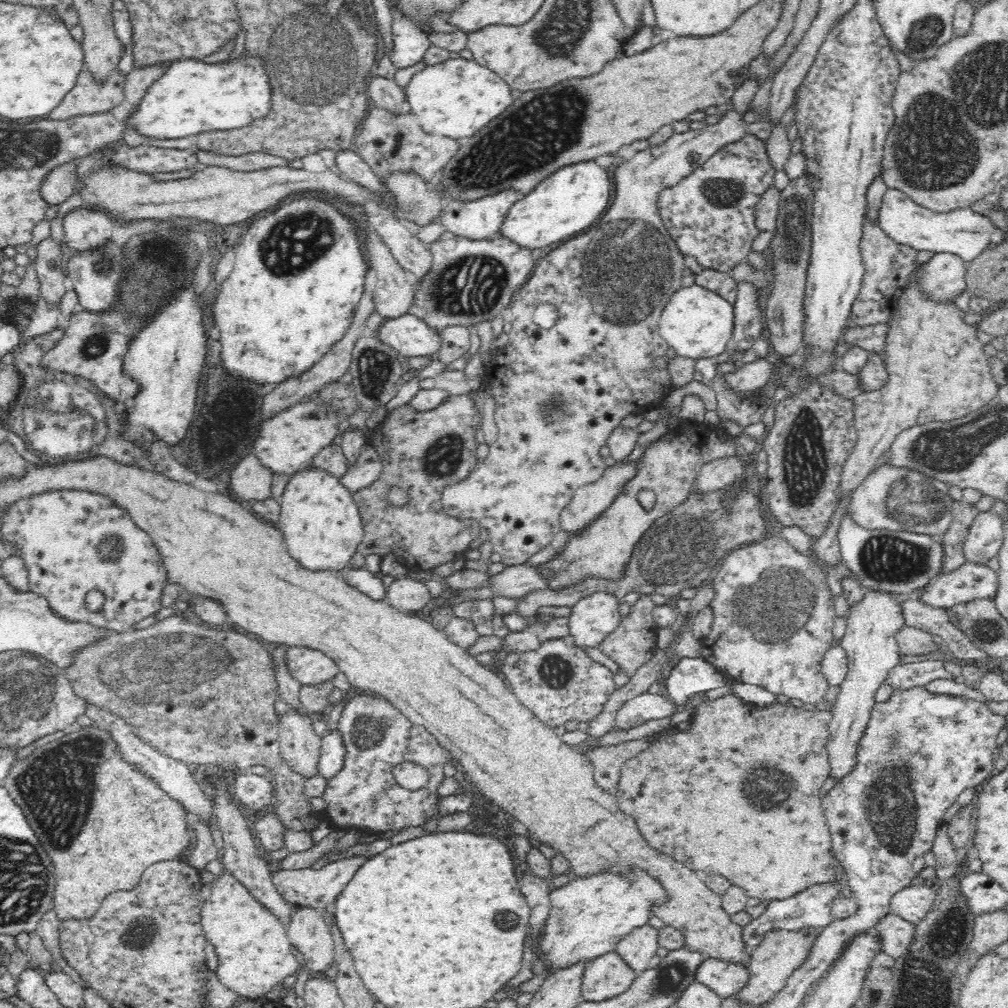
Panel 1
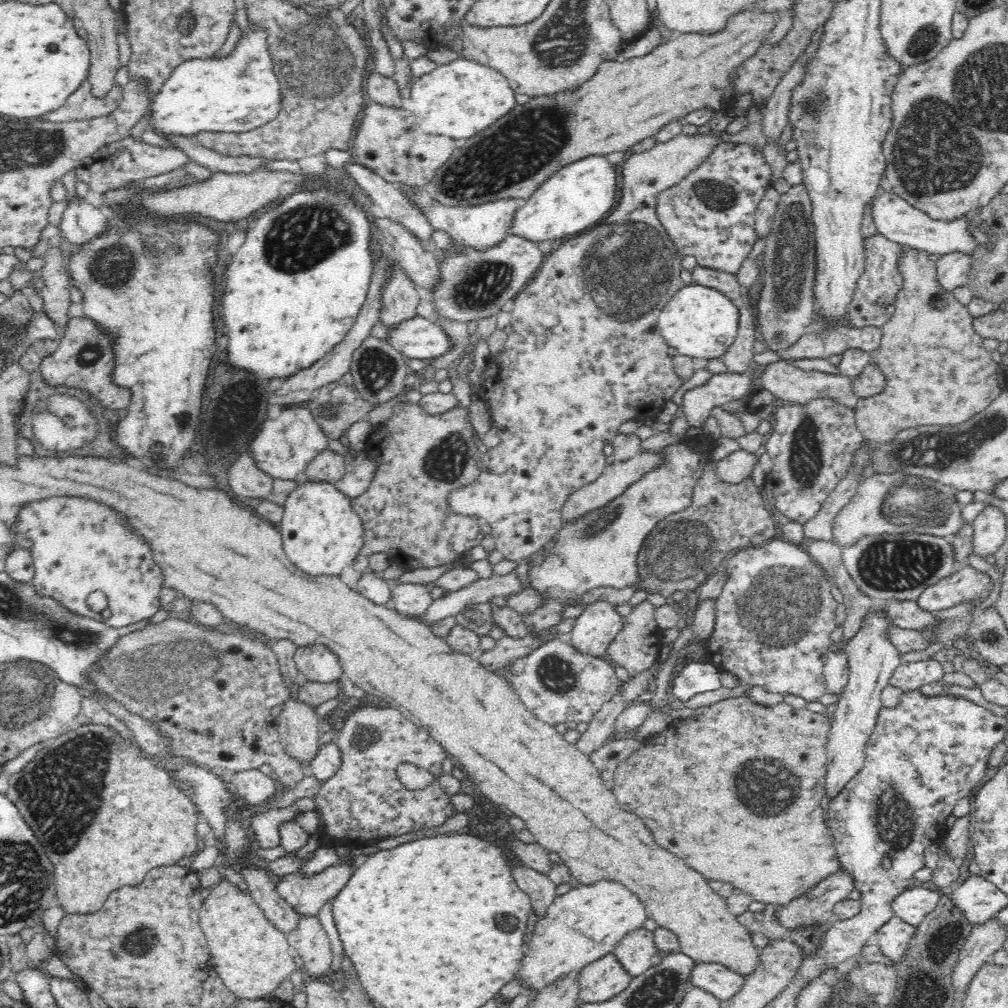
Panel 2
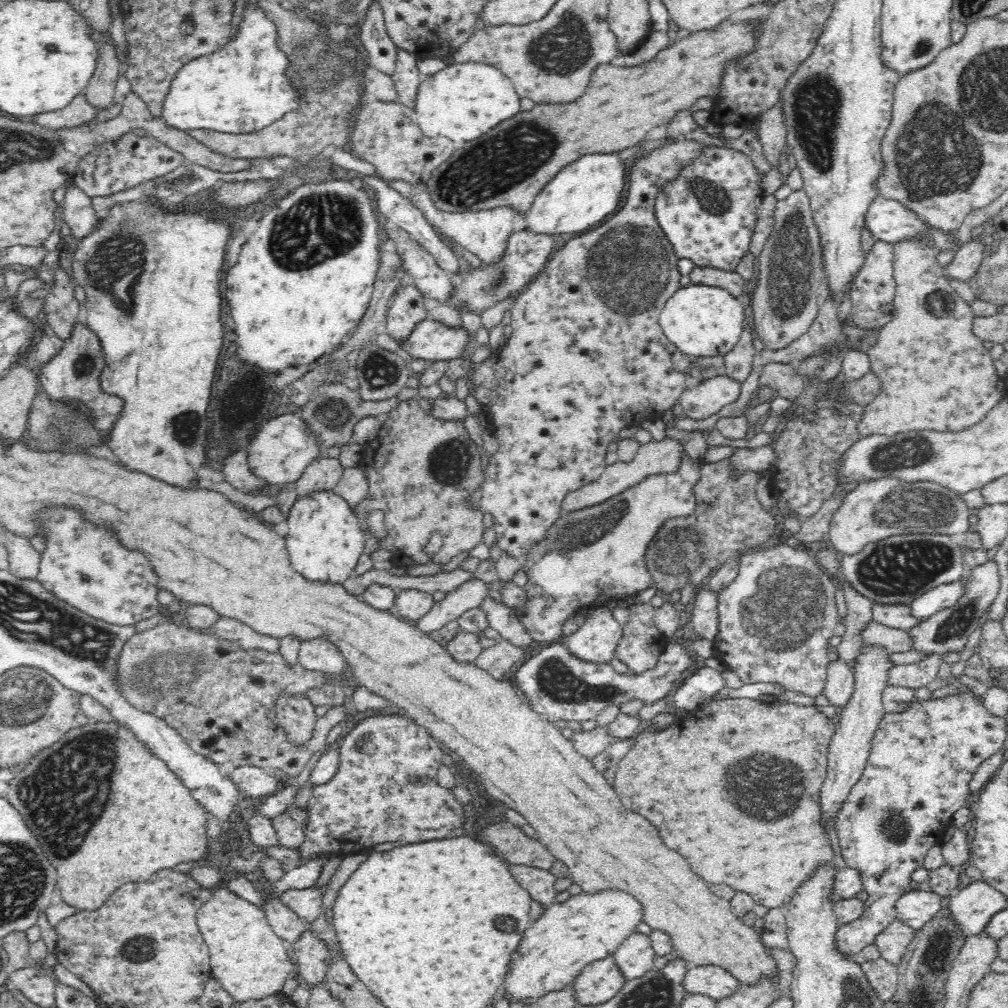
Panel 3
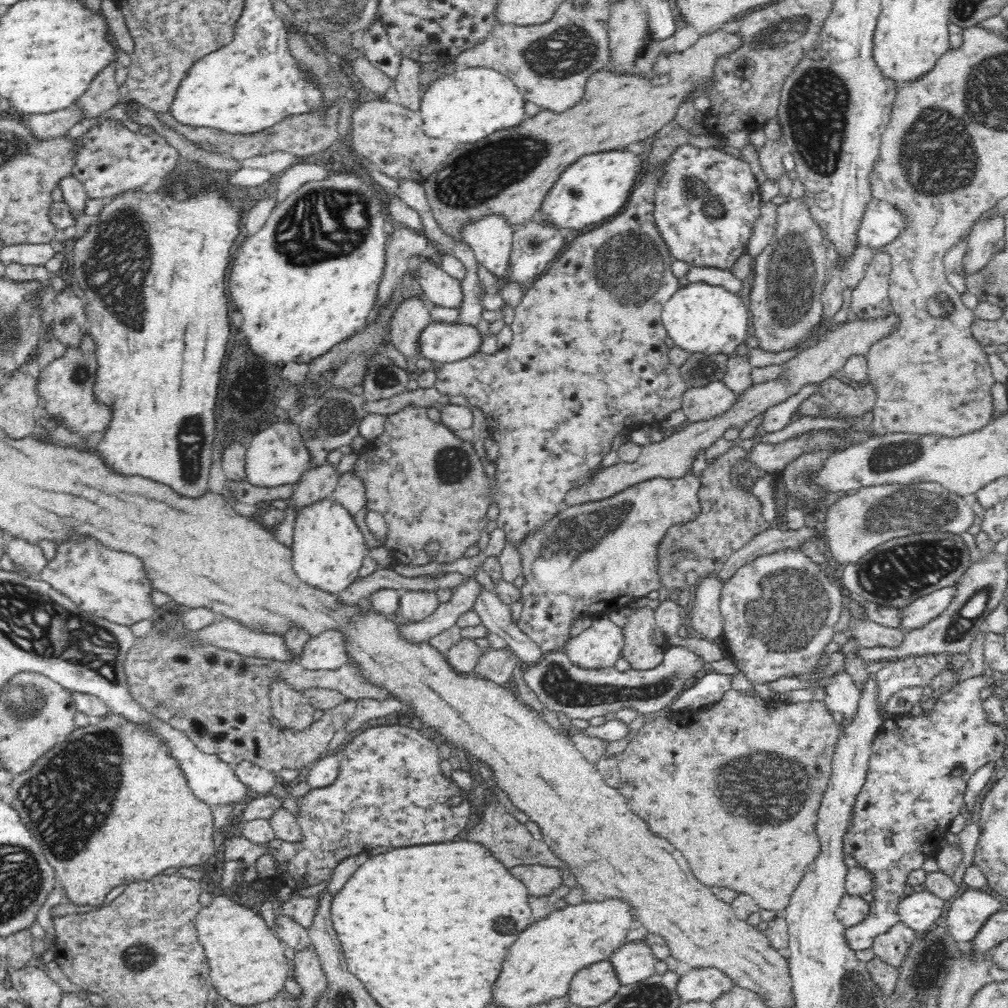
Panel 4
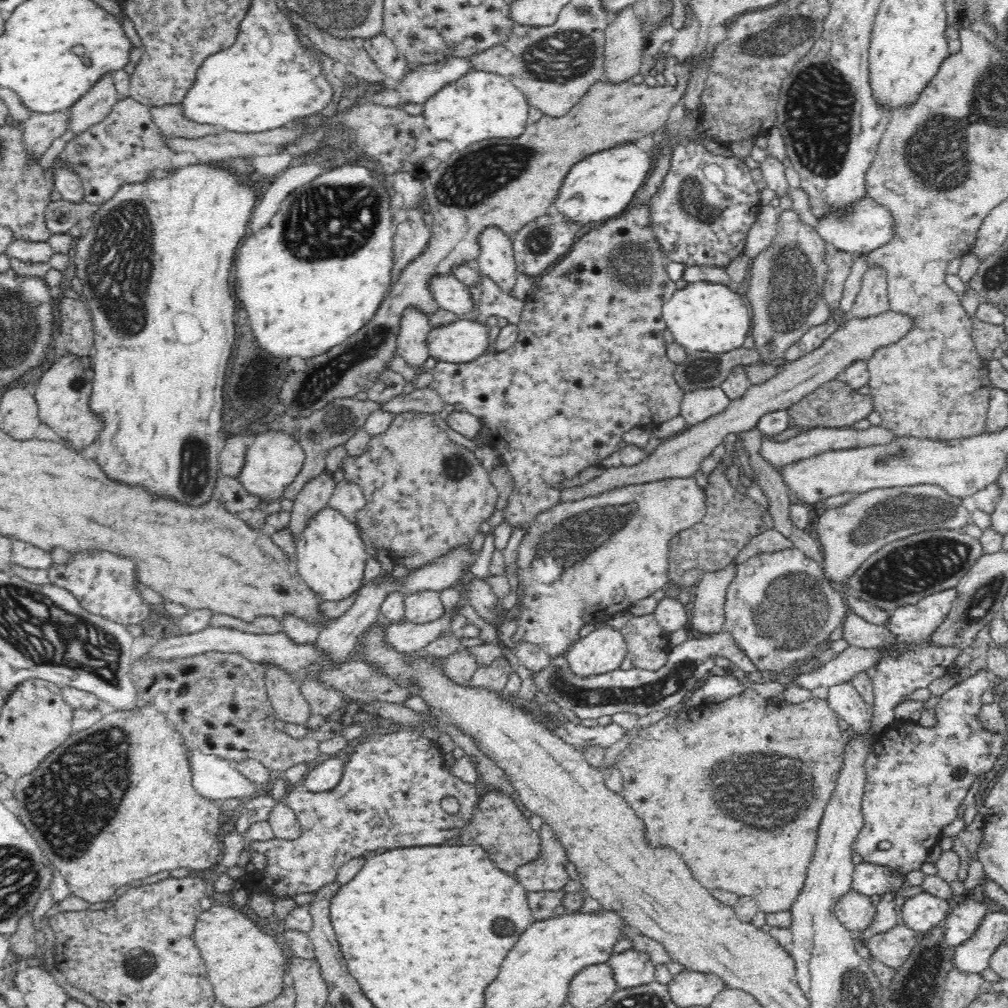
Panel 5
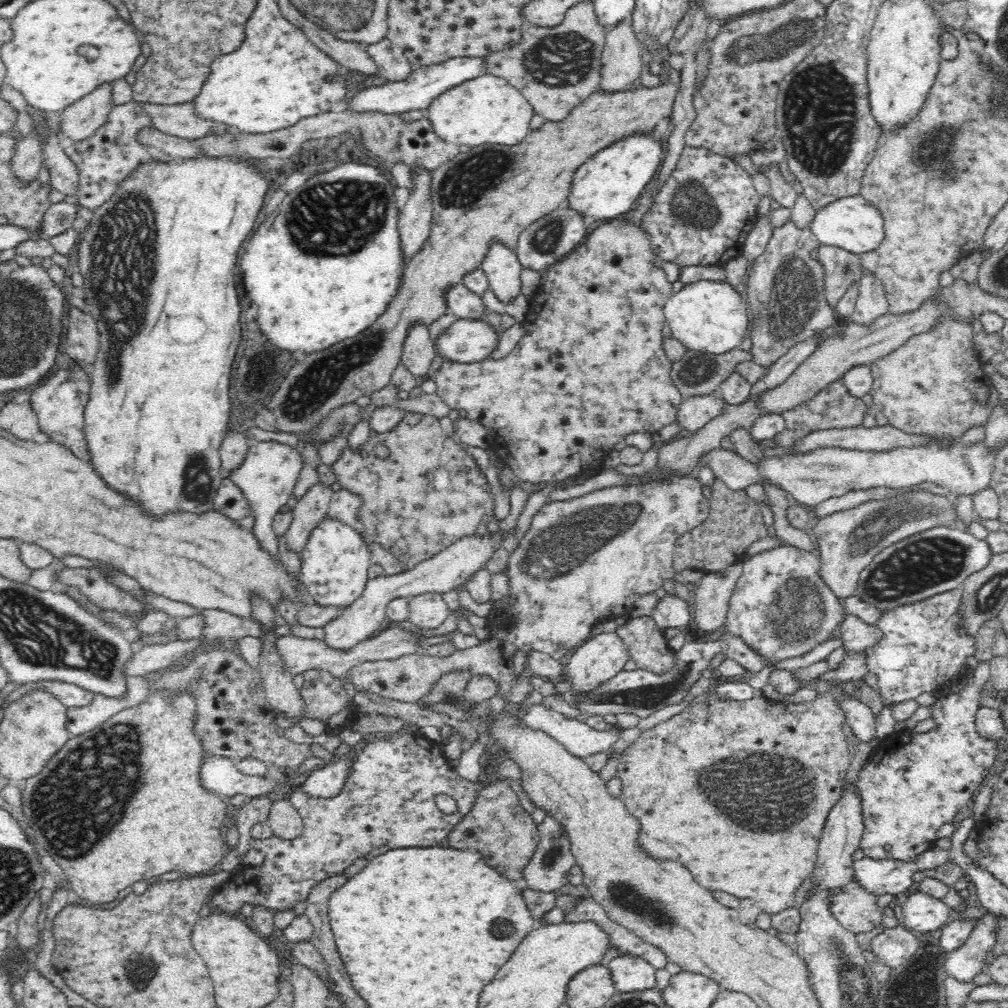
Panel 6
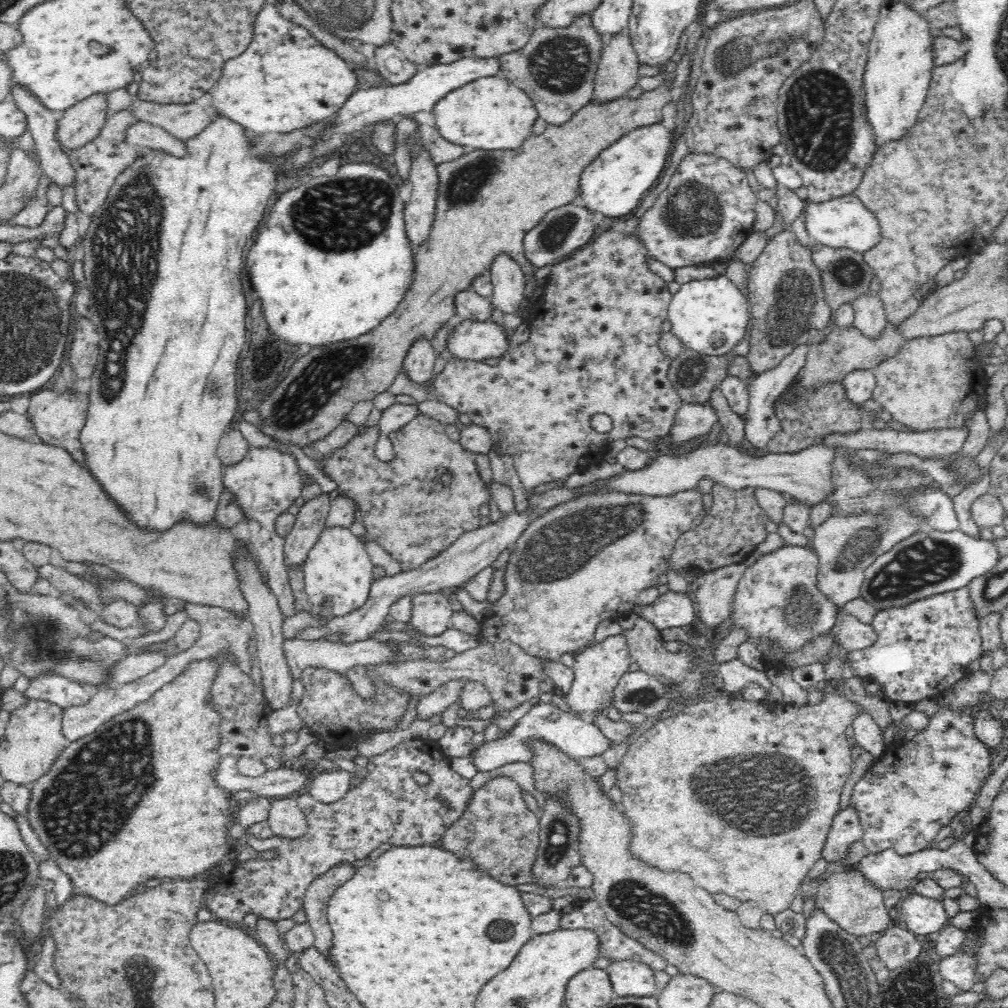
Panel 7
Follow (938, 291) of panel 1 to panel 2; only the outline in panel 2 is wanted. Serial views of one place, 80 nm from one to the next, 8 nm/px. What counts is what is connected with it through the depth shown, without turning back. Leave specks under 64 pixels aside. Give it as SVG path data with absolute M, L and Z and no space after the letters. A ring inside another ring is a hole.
M961 252L940 255L935 262L935 280L943 292L953 292L956 288L967 284L968 271L972 256L963 255Z

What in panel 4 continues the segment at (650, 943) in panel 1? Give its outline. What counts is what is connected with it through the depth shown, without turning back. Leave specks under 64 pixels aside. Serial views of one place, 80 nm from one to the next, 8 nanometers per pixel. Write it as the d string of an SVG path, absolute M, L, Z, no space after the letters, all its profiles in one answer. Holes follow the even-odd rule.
M644 939L624 943L609 959L622 985L632 984L656 972L656 958L652 947Z

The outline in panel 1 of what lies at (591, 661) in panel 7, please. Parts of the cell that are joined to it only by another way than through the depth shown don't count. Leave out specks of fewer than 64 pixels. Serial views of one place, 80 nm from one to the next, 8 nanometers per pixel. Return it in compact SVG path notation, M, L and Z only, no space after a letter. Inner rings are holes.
M602 591L584 596L576 604L570 606L567 626L569 634L574 637L575 644L582 649L599 646L599 642L618 626L621 620L618 605L621 602L614 594Z

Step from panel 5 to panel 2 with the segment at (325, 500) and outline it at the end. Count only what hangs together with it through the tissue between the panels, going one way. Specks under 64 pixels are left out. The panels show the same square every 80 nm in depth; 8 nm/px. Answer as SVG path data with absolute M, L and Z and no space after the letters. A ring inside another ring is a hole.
M324 449L310 461L306 472L302 476L305 476L305 479L314 481L329 480L336 484L344 476L347 462L344 454Z

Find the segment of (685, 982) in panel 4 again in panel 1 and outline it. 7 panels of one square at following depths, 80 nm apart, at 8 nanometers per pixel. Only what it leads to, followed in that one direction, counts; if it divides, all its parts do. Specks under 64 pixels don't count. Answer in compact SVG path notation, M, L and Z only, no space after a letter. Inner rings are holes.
M720 957L704 958L696 972L696 979L706 983L722 998L738 994L748 984L749 978L749 965Z

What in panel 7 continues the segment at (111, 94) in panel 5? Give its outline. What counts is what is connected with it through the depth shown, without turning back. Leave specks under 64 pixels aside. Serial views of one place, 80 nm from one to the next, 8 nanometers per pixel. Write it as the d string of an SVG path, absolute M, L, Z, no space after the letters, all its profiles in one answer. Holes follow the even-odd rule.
M100 91L83 98L64 111L58 122L58 141L69 154L74 147L83 147L92 142L109 116L107 94Z

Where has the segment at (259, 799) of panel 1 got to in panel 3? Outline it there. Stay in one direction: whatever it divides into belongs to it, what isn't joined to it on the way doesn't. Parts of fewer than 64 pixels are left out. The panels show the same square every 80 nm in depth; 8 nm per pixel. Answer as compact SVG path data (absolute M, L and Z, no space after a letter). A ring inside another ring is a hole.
M256 766L236 768L231 773L230 779L239 792L244 792L248 798L272 795L283 784L270 770Z

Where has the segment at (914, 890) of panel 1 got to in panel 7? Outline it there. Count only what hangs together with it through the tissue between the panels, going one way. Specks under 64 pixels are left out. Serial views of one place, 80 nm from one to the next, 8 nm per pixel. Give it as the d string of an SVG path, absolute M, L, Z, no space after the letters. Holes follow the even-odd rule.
M910 892L898 909L906 928L916 935L925 936L938 932L948 922L948 914L941 899L925 897L918 893Z

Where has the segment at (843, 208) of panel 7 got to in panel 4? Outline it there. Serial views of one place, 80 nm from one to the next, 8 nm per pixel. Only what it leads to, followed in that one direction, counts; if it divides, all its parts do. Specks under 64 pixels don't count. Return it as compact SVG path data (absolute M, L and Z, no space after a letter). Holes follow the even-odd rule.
M872 198L858 228L858 245L874 248L885 247L894 242L906 230L905 213L890 201Z

